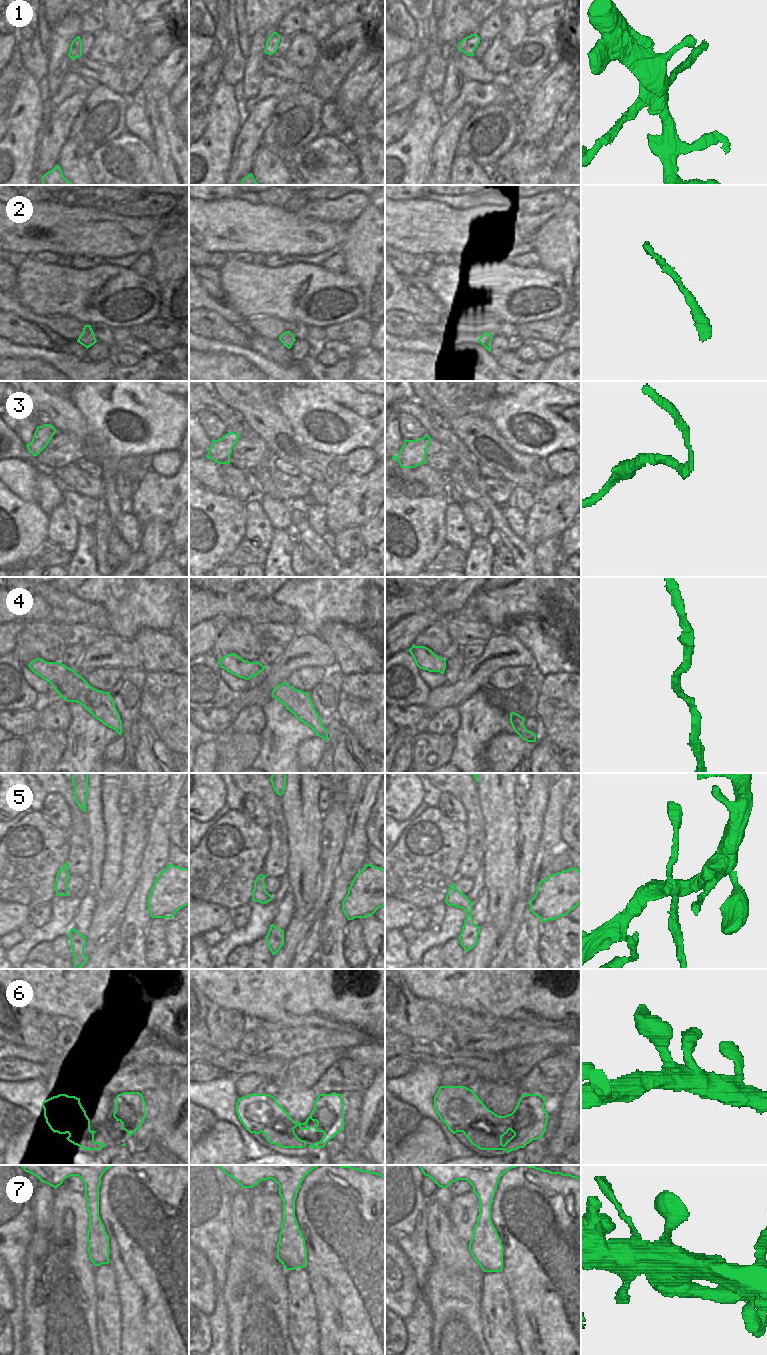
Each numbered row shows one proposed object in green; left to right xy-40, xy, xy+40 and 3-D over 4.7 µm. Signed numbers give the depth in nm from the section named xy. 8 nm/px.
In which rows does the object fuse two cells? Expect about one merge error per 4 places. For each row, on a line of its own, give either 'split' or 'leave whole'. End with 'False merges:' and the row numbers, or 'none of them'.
1: split
2: leave whole
3: leave whole
4: leave whole
5: leave whole
6: leave whole
7: leave whole
False merges: 1

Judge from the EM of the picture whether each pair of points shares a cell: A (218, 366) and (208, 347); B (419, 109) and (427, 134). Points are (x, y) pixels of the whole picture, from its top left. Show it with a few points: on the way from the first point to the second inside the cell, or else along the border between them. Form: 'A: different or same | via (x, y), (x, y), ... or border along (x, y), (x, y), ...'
A: different | border along (199, 350), (202, 352), (229, 353), (234, 355)
B: same | via (424, 115), (425, 128)

